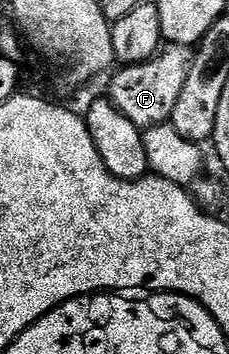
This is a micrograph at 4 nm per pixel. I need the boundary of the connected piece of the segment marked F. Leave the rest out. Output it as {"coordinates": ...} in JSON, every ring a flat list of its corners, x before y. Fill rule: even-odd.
{"coordinates":[[165,44,149,61,117,68,111,74,112,86,107,96,114,107,118,107,118,111,122,111,122,115,126,115,126,119,141,131,151,125,163,125,171,118,174,103,178,103,178,95,182,95,182,87,186,87,186,75,190,75,193,58,189,46]]}

